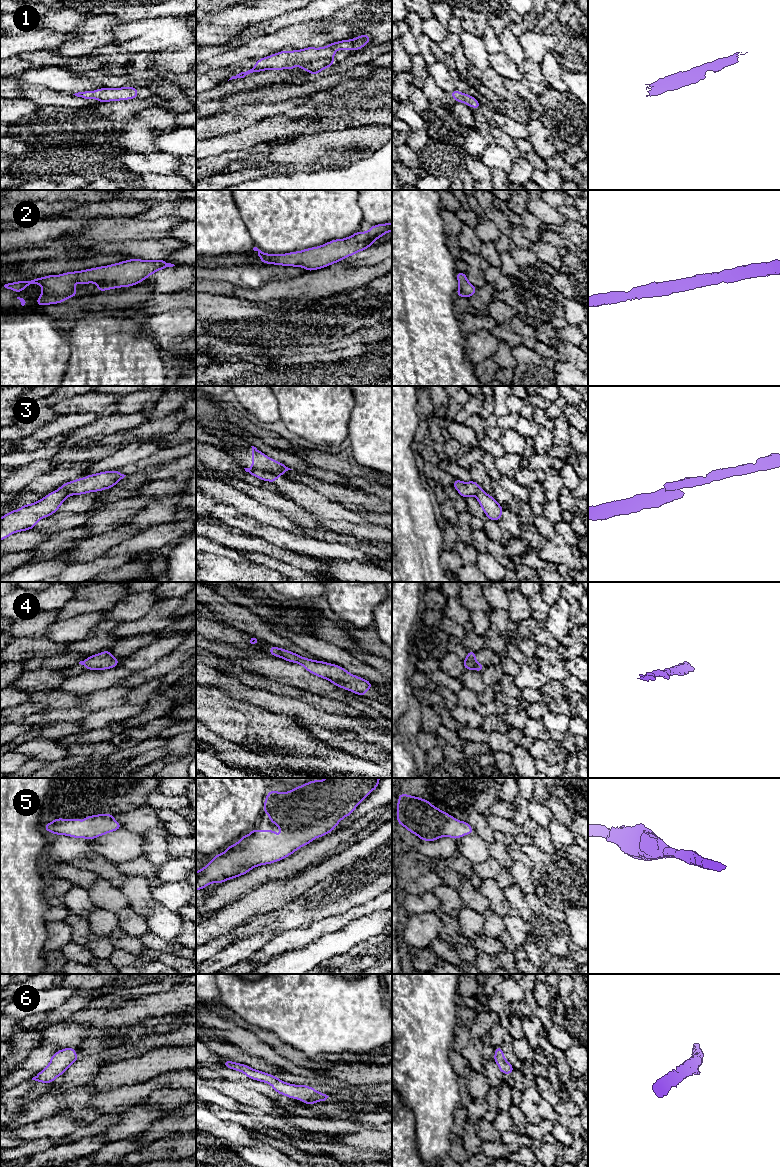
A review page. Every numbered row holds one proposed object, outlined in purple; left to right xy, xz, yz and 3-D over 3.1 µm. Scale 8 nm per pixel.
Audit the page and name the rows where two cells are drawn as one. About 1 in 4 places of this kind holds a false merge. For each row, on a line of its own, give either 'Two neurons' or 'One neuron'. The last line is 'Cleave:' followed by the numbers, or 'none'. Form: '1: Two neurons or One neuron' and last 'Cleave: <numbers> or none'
1: One neuron
2: One neuron
3: Two neurons
4: One neuron
5: One neuron
6: One neuron
Cleave: 3

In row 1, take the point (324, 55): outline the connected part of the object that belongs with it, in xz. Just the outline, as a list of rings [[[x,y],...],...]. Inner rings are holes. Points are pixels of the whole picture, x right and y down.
[[[362,34],[359,37],[354,37],[352,40],[344,39],[338,42],[332,42],[320,48],[307,47],[290,52],[282,50],[278,53],[258,59],[252,69],[232,76],[229,80],[244,78],[250,73],[265,70],[293,70],[297,68],[294,66],[295,64],[297,64],[300,69],[310,72],[312,76],[314,76],[325,68],[335,64],[333,59],[337,50],[352,50],[355,52],[370,43],[370,39],[371,37],[369,35]]]

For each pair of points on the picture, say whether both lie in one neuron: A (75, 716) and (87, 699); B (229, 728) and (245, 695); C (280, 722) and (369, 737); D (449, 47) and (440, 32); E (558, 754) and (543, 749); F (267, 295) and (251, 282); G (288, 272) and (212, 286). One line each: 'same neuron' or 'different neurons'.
A: different neurons
B: different neurons
C: different neurons
D: different neurons
E: same neuron
F: different neurons
G: different neurons

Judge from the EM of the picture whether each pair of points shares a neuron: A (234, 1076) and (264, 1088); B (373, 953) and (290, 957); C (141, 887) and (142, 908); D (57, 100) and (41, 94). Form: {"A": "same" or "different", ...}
{"A": "same", "B": "different", "C": "same", "D": "same"}

